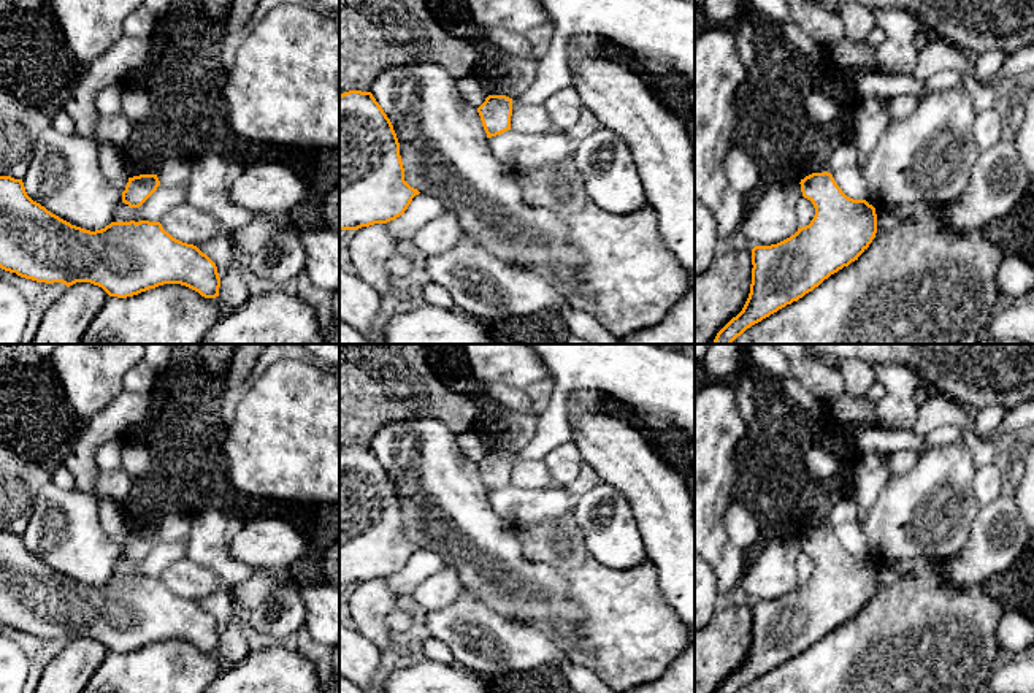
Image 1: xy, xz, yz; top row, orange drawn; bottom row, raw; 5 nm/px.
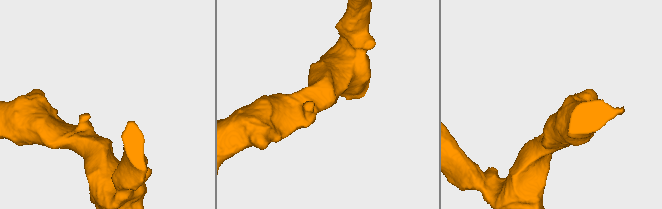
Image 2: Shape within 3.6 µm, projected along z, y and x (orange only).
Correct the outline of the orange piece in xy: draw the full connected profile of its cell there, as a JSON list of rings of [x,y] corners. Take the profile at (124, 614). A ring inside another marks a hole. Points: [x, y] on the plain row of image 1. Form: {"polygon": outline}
{"polygon": [[[0,531],[0,623],[36,637],[90,637],[109,652],[127,653],[163,639],[181,639],[205,653],[219,652],[216,618],[197,601],[182,598],[160,577],[111,577],[101,585],[84,585],[33,557],[22,534]]]}

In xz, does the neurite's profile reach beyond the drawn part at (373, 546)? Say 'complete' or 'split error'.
complete

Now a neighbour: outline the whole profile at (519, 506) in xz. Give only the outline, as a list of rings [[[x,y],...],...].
[[[519,488],[488,493],[493,511],[512,525],[542,523],[573,512],[576,500],[566,488]]]

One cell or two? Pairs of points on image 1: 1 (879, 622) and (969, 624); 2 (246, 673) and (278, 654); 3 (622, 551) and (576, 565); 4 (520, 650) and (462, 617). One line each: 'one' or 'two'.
1: one
2: one
3: two
4: one

